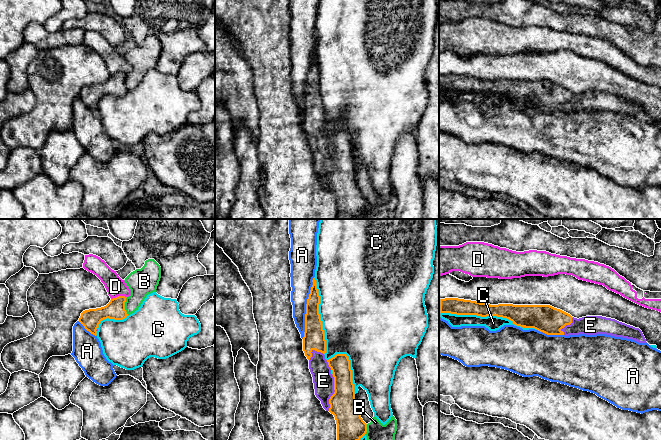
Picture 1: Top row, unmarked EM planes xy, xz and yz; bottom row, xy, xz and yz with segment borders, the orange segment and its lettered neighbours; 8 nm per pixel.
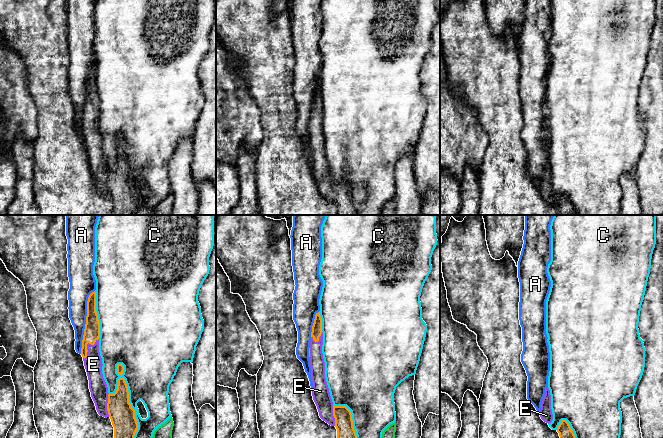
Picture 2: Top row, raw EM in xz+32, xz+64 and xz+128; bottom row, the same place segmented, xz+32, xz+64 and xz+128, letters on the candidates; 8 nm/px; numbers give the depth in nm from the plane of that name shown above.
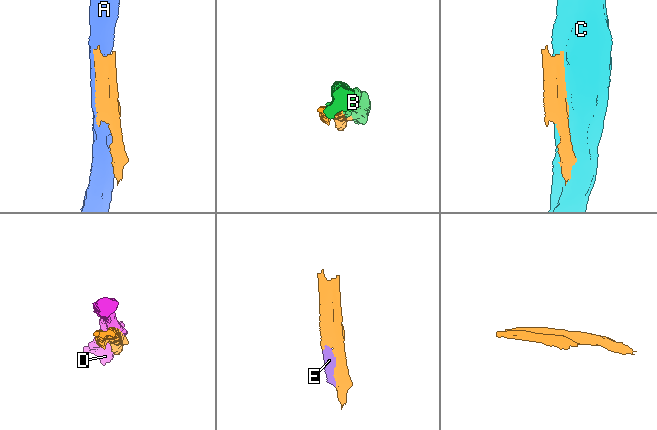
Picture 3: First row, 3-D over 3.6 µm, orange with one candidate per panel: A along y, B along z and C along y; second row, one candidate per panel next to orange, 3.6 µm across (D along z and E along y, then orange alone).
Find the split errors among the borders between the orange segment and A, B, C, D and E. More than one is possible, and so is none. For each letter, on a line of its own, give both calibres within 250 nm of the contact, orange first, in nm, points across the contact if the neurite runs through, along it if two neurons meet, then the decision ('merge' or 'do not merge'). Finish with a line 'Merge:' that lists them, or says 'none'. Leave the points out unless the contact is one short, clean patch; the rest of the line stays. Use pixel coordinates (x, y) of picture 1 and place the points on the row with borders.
A: 180/180 nm | do not merge
B: 160/220 nm | do not merge
C: 160/120 nm | do not merge
D: 160/160 nm | do not merge
E: 200/170 nm | merge
Merge: E

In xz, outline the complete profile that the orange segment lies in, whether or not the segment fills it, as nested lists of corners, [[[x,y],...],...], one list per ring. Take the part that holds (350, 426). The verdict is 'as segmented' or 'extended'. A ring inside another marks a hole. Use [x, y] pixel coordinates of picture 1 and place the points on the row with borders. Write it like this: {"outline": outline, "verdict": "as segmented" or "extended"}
{"outline": [[[315,277],[306,304],[303,351],[309,360],[316,397],[323,408],[334,415],[337,440],[360,440],[367,424],[355,405],[350,360],[346,354],[325,359],[326,340],[319,314],[320,296]]], "verdict": "extended"}

